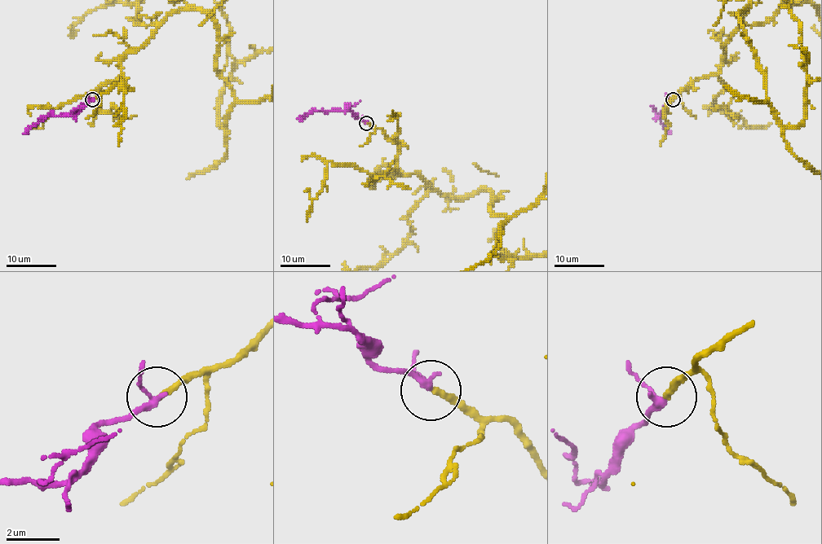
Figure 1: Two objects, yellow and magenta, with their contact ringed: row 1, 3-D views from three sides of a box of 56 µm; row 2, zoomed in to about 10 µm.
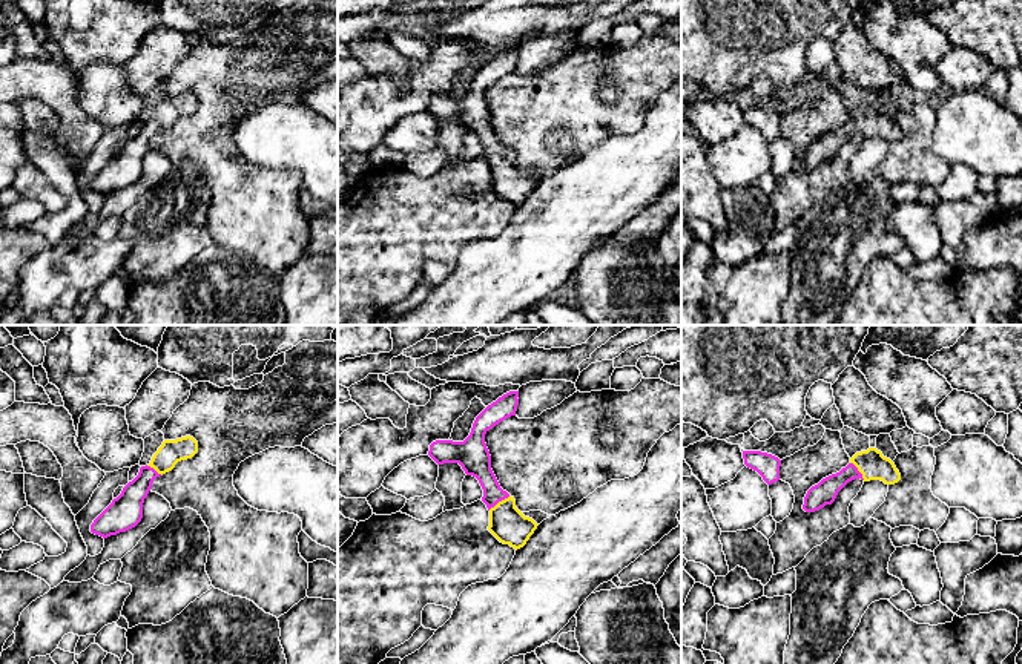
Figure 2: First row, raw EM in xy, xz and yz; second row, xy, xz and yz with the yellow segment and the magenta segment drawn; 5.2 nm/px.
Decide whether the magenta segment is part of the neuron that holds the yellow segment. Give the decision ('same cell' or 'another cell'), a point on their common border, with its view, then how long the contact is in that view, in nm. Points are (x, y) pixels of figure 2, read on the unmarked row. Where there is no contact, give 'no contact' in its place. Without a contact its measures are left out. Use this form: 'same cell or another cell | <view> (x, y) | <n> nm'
same cell | xz (499, 158) | 140 nm

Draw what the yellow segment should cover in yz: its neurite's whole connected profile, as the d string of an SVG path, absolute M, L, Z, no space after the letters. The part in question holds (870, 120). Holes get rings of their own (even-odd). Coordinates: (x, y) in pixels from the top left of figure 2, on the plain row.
M876 104L856 109L850 120L839 129L823 135L818 141L812 143L806 153L803 166L815 169L832 161L838 149L852 136L861 135L864 138L881 136L885 141L895 141L901 136L901 130L895 120L884 113Z

